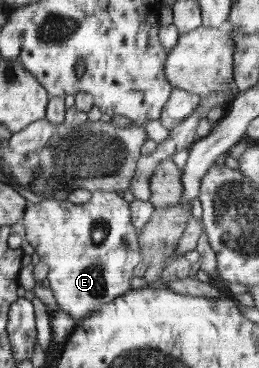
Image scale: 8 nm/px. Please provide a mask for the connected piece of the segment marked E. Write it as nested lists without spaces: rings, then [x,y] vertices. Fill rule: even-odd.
[[[100,189],[92,191],[91,198],[83,204],[72,203],[65,198],[41,199],[40,203],[28,203],[26,206],[23,217],[25,240],[40,256],[40,261],[49,267],[47,278],[58,303],[57,308],[72,315],[77,322],[131,290],[132,272],[143,260],[131,213],[129,202],[123,197]]]

